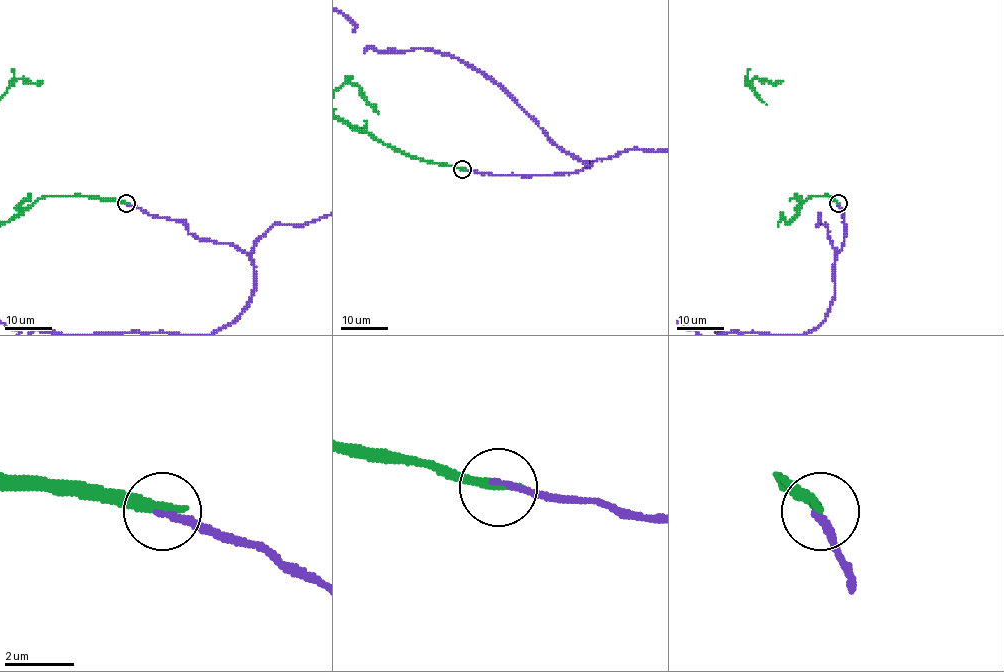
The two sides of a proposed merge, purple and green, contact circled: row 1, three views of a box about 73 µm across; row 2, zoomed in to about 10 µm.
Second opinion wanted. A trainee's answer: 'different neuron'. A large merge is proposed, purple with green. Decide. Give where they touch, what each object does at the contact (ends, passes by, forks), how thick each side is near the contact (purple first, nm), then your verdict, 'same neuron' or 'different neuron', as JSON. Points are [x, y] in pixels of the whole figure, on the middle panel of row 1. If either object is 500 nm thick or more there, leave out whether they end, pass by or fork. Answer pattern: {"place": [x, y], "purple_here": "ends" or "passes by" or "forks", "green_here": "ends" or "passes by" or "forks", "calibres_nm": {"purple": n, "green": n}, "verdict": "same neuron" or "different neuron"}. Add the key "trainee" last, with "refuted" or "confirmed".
{"place": [462, 169], "purple_here": "ends", "green_here": "ends", "calibres_nm": {"purple": 190, "green": 320}, "verdict": "different neuron", "trainee": "confirmed"}

